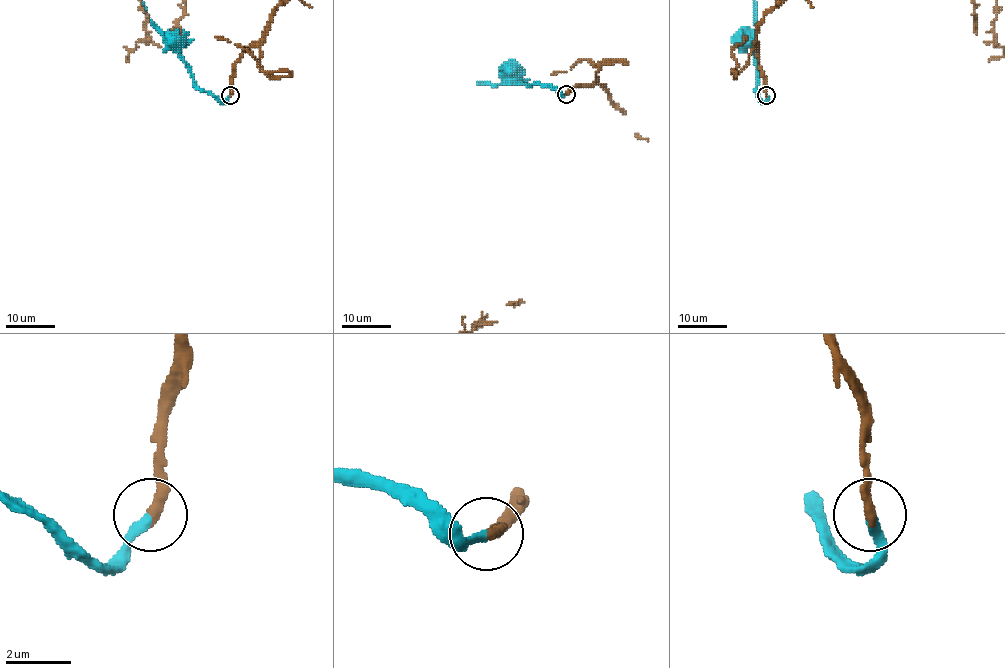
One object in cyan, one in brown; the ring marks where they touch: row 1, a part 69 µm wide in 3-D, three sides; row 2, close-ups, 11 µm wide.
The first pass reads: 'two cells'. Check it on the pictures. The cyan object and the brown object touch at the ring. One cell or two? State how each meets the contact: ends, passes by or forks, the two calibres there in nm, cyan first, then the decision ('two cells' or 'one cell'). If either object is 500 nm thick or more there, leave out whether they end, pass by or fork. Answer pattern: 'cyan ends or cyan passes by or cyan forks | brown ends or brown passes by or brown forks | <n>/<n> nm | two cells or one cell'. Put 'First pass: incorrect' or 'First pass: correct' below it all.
cyan ends | brown ends | 280/340 nm | one cell
First pass: incorrect

